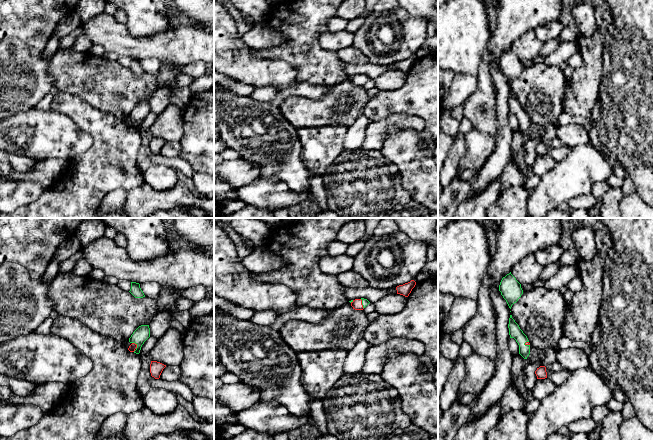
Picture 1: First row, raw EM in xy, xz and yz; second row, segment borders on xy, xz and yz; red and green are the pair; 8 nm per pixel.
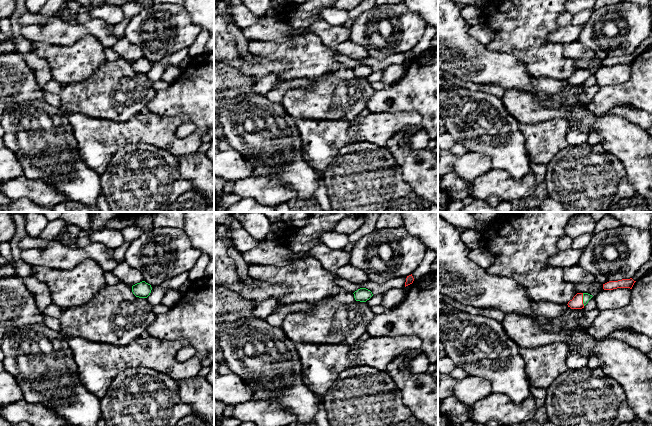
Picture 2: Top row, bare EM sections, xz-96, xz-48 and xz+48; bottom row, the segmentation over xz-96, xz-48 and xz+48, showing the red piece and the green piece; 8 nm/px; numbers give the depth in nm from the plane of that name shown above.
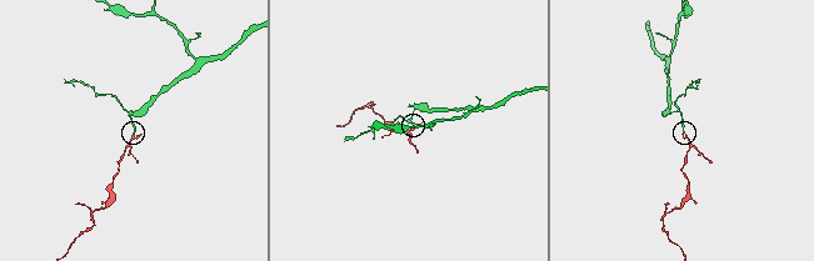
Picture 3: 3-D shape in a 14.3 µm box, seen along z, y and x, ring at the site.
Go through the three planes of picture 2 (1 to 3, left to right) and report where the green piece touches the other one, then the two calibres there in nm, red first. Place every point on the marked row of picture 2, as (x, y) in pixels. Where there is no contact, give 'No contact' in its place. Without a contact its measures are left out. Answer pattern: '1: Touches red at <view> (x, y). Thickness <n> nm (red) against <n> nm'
1: No contact
2: No contact
3: Touches red at xz+48 (582, 299). Thickness 100 nm (red) against 60 nm

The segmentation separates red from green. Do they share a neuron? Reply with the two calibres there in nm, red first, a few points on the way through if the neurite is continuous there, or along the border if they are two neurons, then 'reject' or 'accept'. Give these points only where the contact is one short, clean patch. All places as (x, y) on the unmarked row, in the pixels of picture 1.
30 nm thick on the red side, 100 nm on the other; runs through yz (527, 119), (527, 120), (515, 108); accept

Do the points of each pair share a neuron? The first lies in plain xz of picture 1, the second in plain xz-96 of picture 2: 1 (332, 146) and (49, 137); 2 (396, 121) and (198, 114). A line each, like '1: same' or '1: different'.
1: different
2: different

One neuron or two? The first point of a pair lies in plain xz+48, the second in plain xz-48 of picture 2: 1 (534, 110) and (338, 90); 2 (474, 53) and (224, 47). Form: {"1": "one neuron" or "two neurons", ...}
{"1": "one neuron", "2": "one neuron"}

